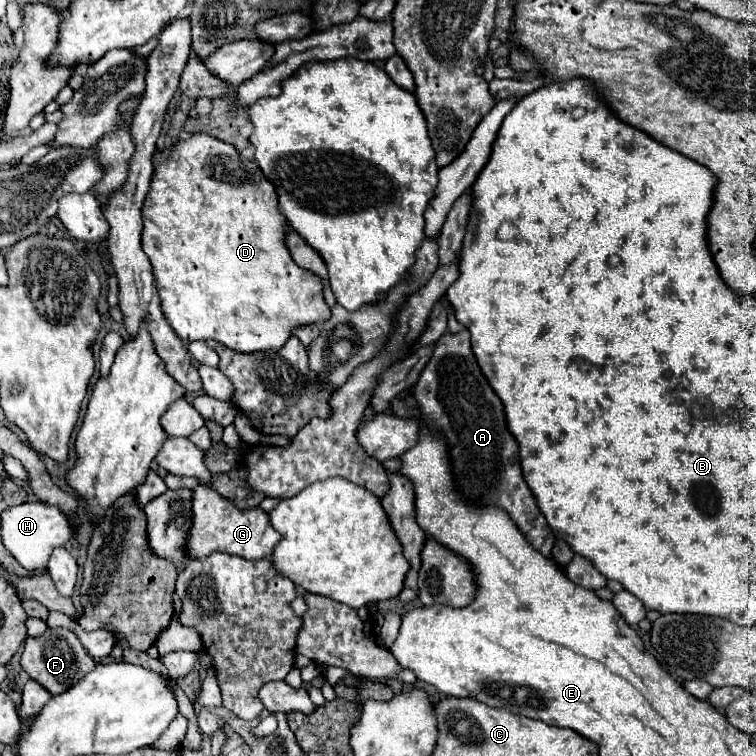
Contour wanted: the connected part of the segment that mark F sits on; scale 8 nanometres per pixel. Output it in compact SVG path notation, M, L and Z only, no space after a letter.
M49 628L41 638L27 638L25 640L21 666L45 690L49 690L51 694L61 694L61 692L69 690L69 686L73 686L81 678L85 678L85 674L89 674L89 670L95 668L95 662L71 630L65 630L65 628L51 630Z

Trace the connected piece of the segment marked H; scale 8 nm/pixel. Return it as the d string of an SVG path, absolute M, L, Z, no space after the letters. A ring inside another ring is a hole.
M43 502L19 504L1 512L1 542L9 554L29 572L47 570L51 550L55 546L67 544L75 538L75 528L71 526L69 516L65 516L57 506L45 506Z

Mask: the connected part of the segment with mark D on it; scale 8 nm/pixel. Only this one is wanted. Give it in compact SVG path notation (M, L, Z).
M191 134L187 140L175 142L171 148L155 150L153 156L153 178L151 178L151 190L143 204L143 232L141 232L141 246L147 258L153 266L153 276L157 284L157 296L161 302L161 312L169 326L175 330L175 334L181 340L193 342L193 340L215 340L223 346L237 350L237 352L259 352L259 350L277 350L281 348L289 336L291 330L303 324L321 324L325 318L329 318L329 306L323 300L323 284L321 278L315 274L309 274L307 270L301 270L293 258L289 258L289 250L285 250L285 230L287 220L277 210L277 192L273 190L273 184L265 180L259 166L253 160L245 160L231 144L221 142L217 138L211 138L209 134Z

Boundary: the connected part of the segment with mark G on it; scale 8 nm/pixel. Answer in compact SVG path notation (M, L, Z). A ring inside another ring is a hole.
M203 484L193 488L191 514L193 526L187 536L185 554L193 560L203 560L213 552L225 552L231 556L241 556L245 560L269 558L277 542L277 532L273 530L273 526L269 526L269 516L261 508L237 510L233 508L233 504L225 502L225 498L217 498L217 494L213 494L213 490Z

